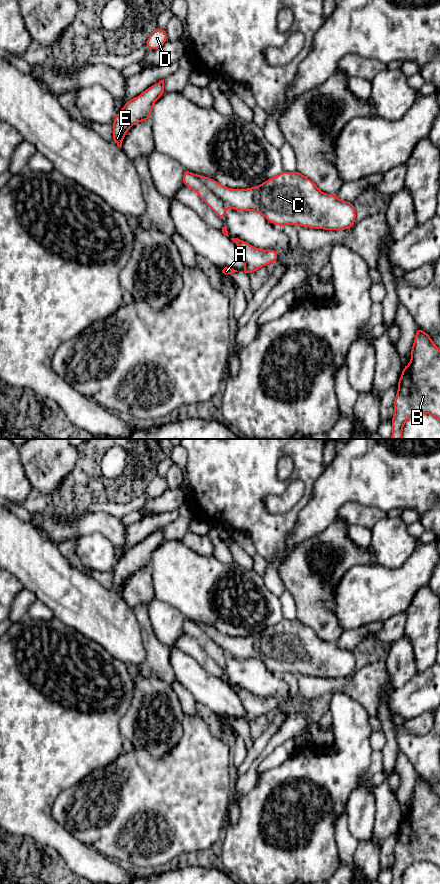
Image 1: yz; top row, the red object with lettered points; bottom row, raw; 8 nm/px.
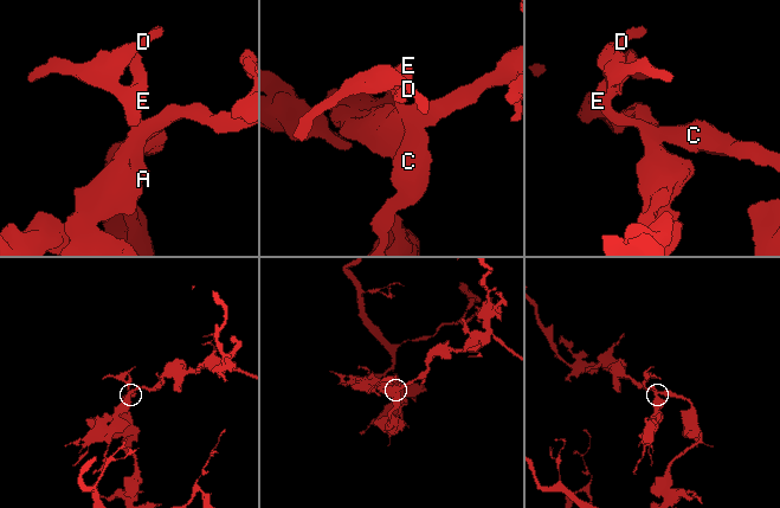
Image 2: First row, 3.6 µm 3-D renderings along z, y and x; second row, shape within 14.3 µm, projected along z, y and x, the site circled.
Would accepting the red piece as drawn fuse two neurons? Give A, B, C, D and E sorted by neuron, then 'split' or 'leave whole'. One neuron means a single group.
groups A / B C D E; split

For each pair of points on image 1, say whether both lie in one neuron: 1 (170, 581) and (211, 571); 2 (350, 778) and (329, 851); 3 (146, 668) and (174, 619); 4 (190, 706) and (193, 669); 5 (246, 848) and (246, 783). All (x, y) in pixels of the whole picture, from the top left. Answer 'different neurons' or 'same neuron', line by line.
1: same neuron
2: same neuron
3: different neurons
4: different neurons
5: different neurons

